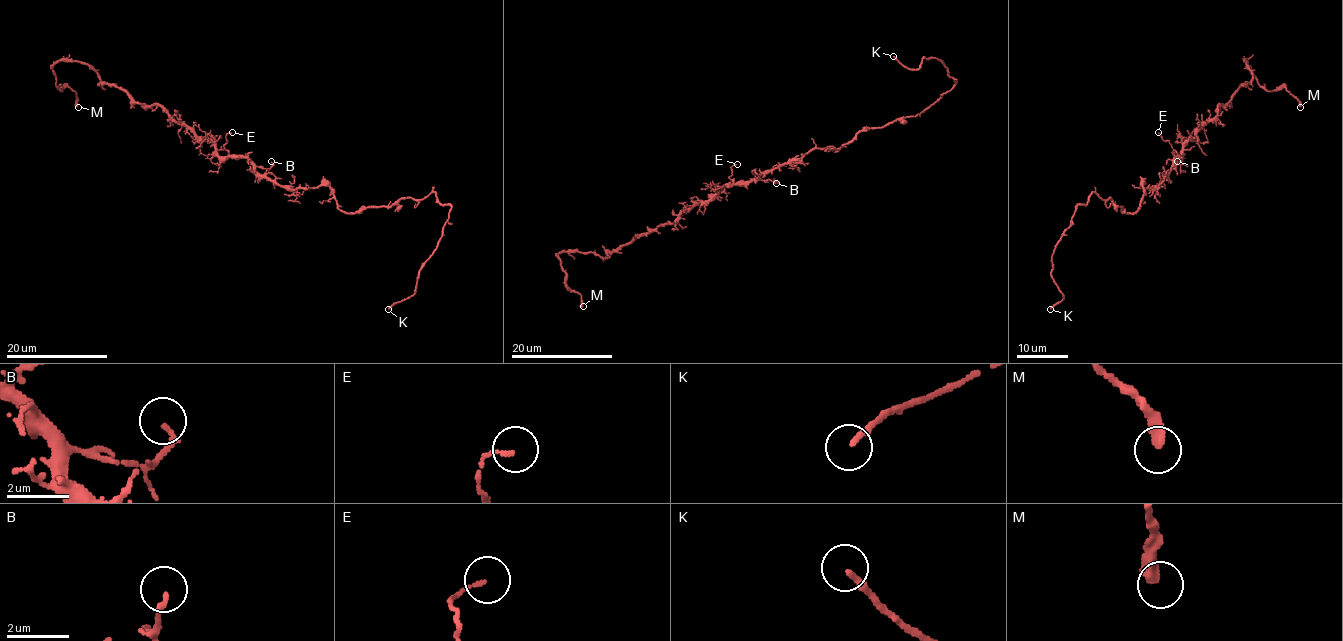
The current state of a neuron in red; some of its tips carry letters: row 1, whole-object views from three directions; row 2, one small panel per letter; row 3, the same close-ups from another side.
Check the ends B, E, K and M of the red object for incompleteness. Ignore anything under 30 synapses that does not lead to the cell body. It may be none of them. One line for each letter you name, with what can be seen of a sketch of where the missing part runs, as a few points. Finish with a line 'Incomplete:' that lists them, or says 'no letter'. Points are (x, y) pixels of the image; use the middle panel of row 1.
Incomplete: K

